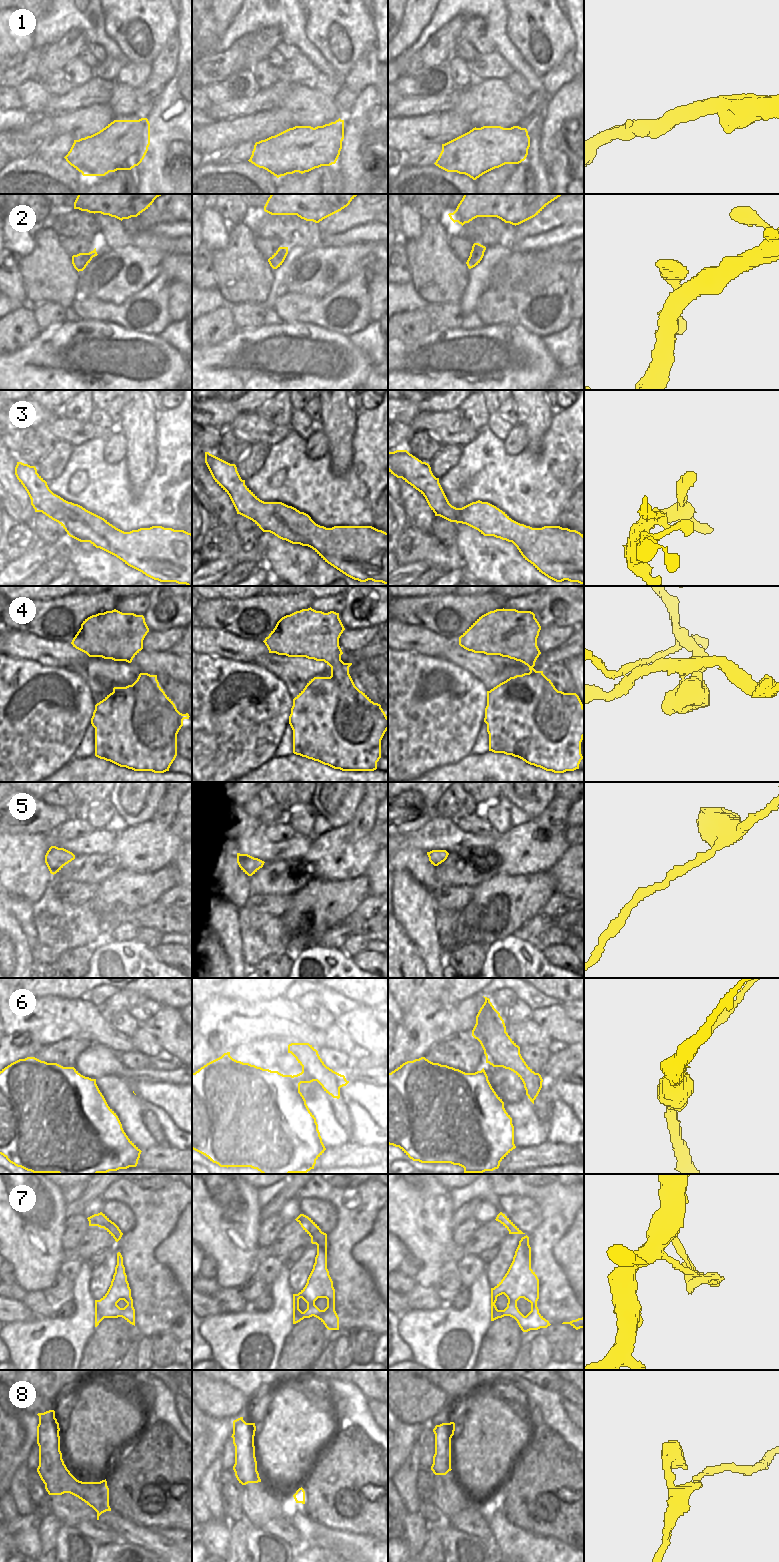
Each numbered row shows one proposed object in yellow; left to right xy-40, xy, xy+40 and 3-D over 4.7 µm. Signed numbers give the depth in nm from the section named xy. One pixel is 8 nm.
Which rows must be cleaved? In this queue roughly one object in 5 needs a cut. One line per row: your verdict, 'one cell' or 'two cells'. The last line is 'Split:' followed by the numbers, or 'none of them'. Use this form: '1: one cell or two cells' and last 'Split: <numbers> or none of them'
1: one cell
2: one cell
3: one cell
4: two cells
5: one cell
6: two cells
7: one cell
8: one cell
Split: 4, 6

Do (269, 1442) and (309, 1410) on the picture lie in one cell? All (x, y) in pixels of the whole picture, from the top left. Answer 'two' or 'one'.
one

